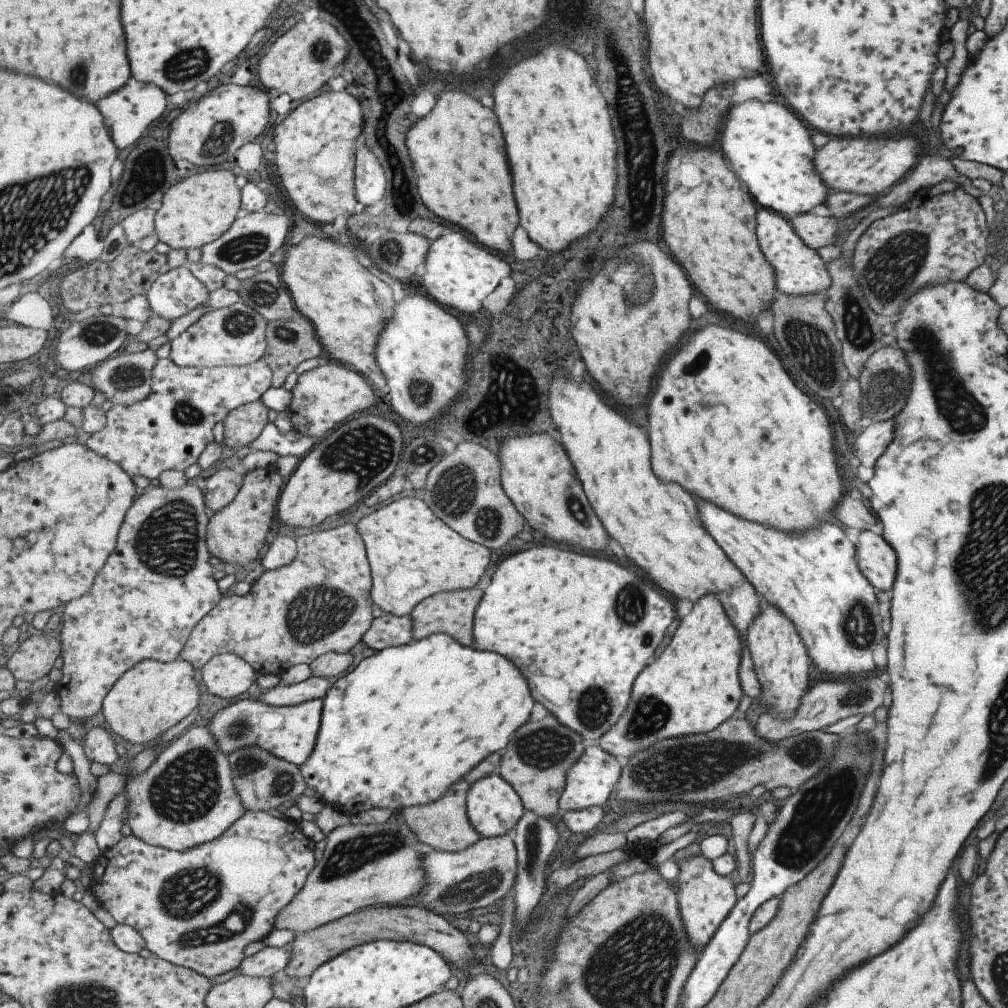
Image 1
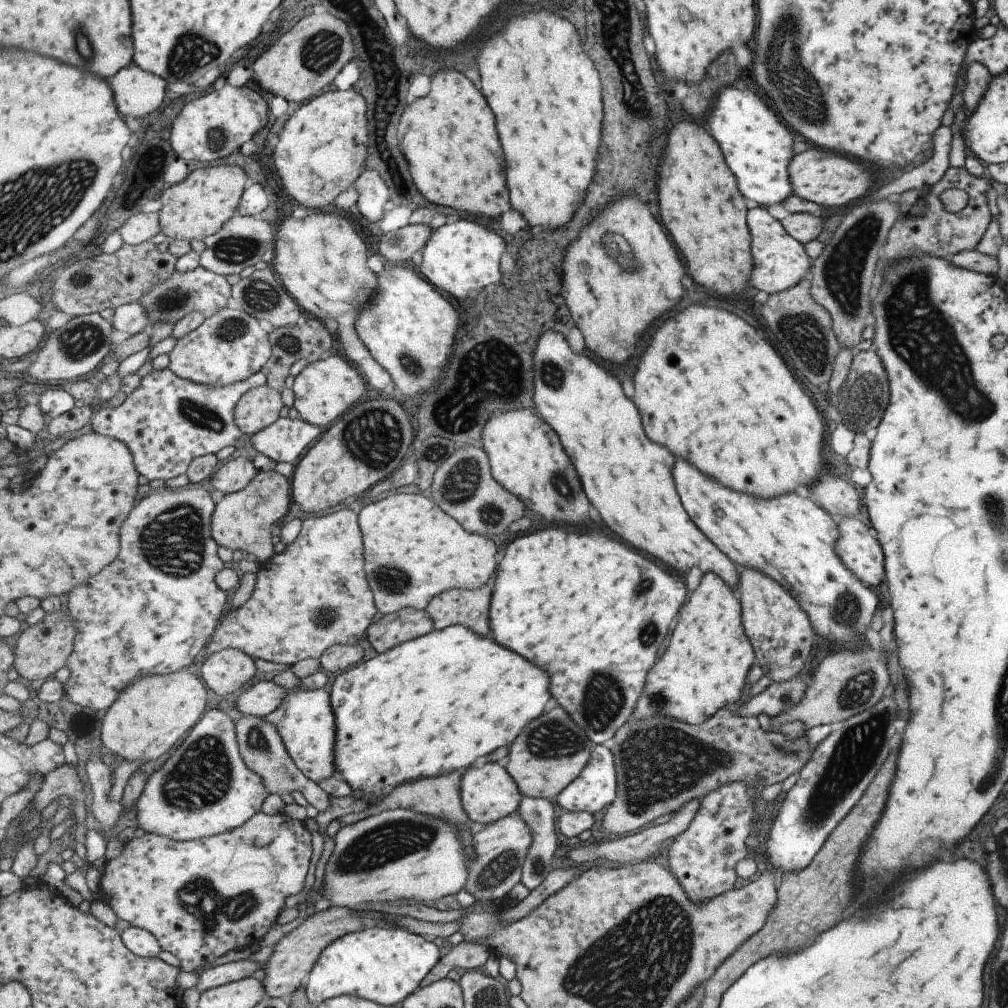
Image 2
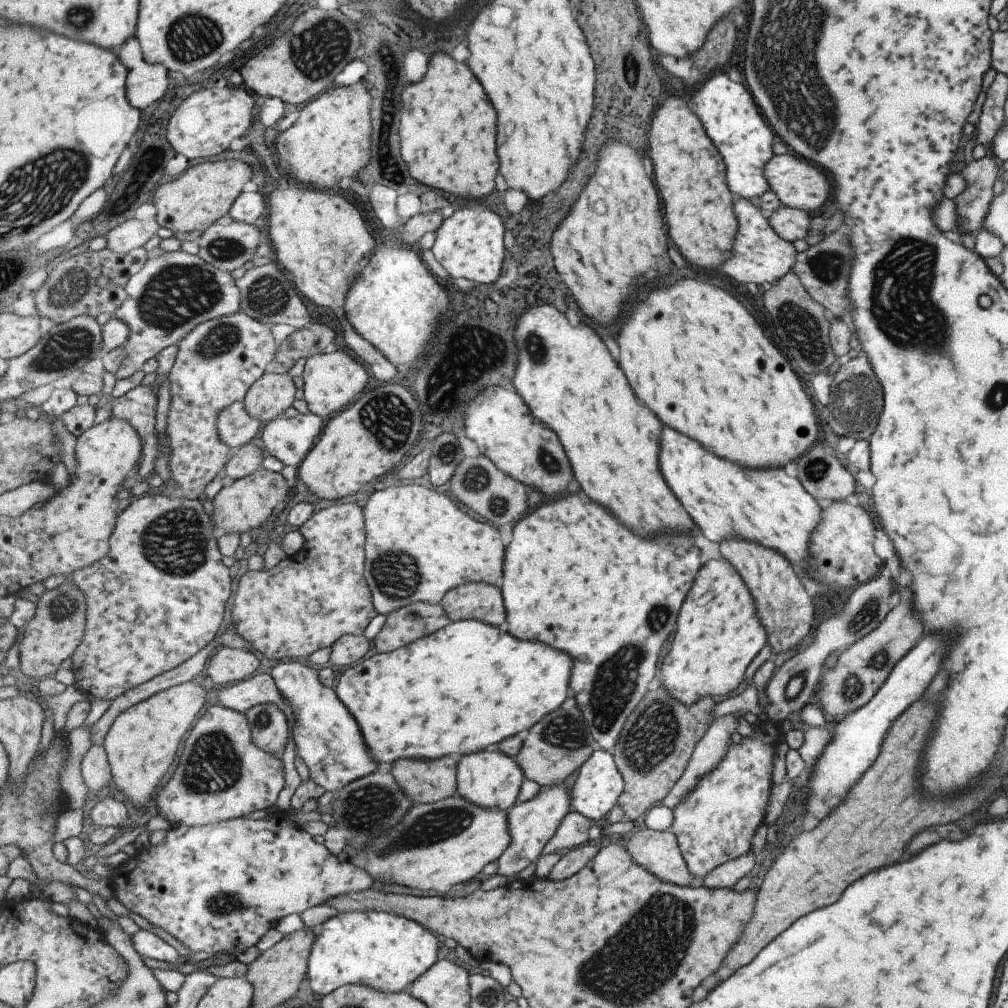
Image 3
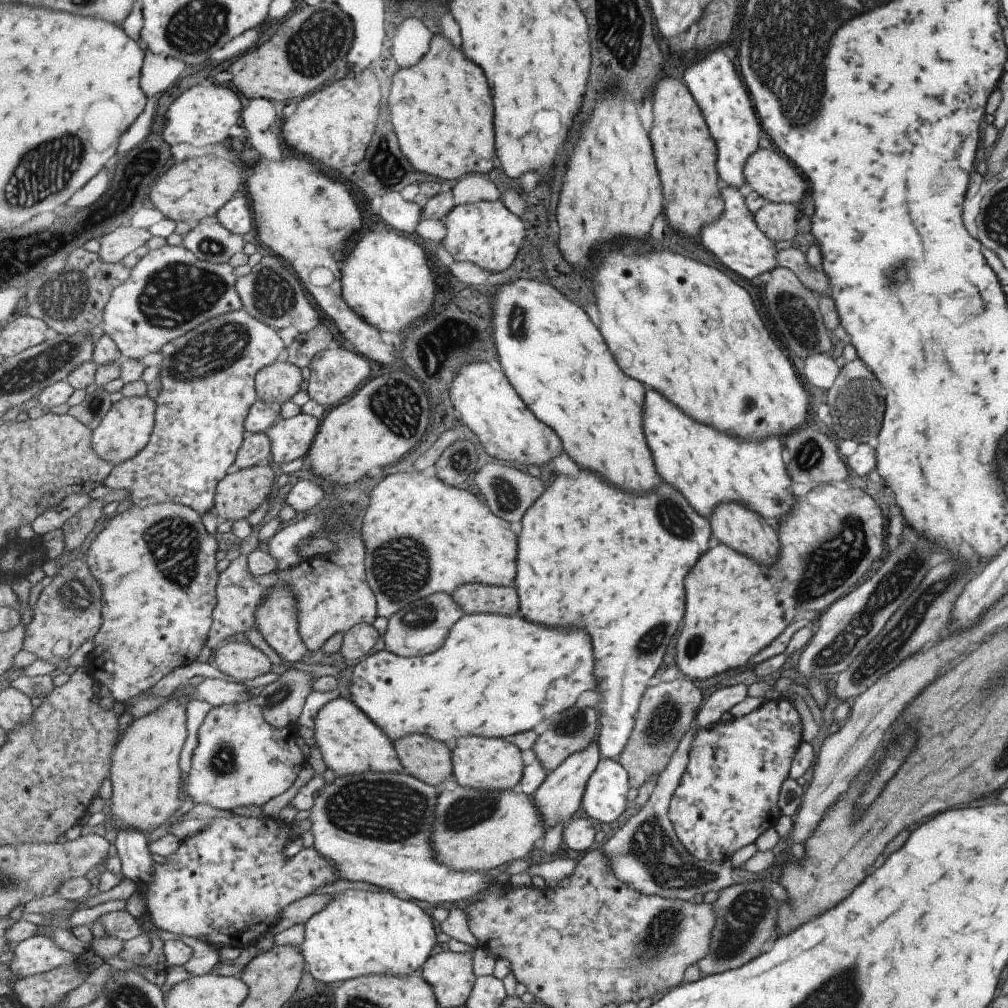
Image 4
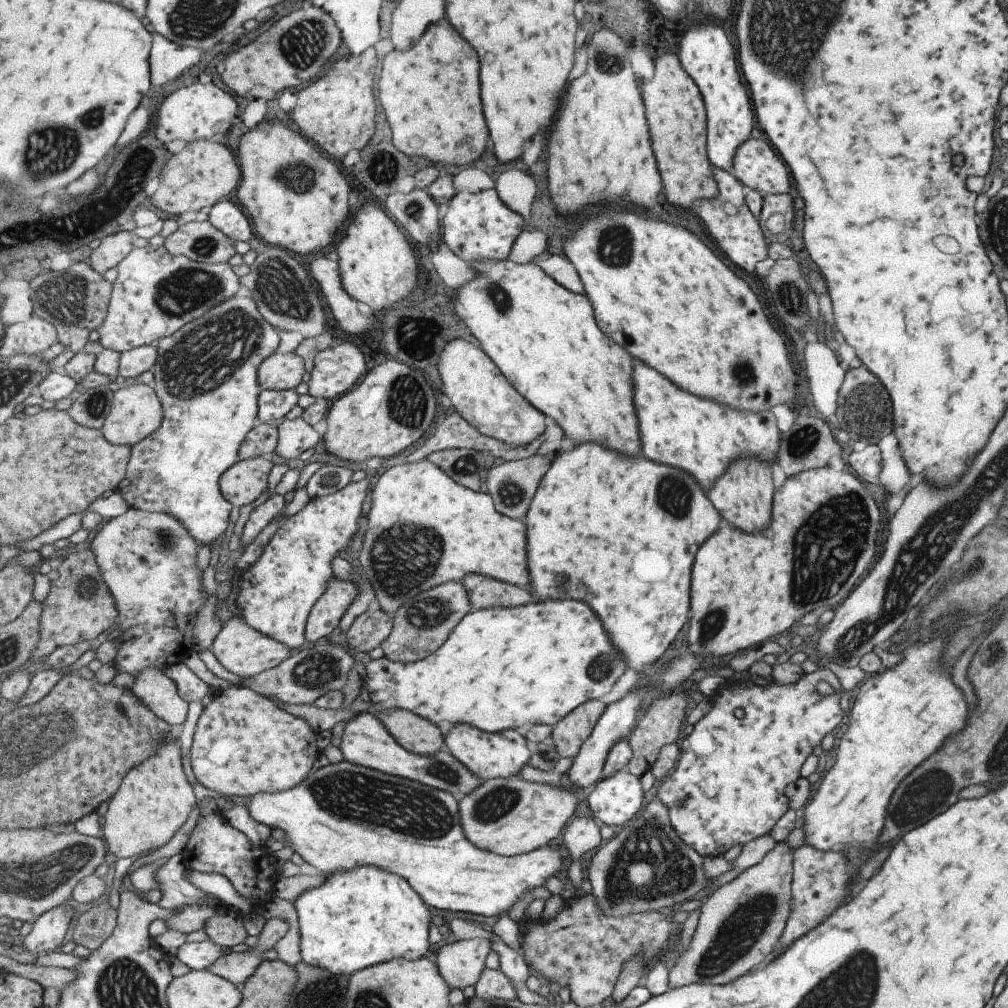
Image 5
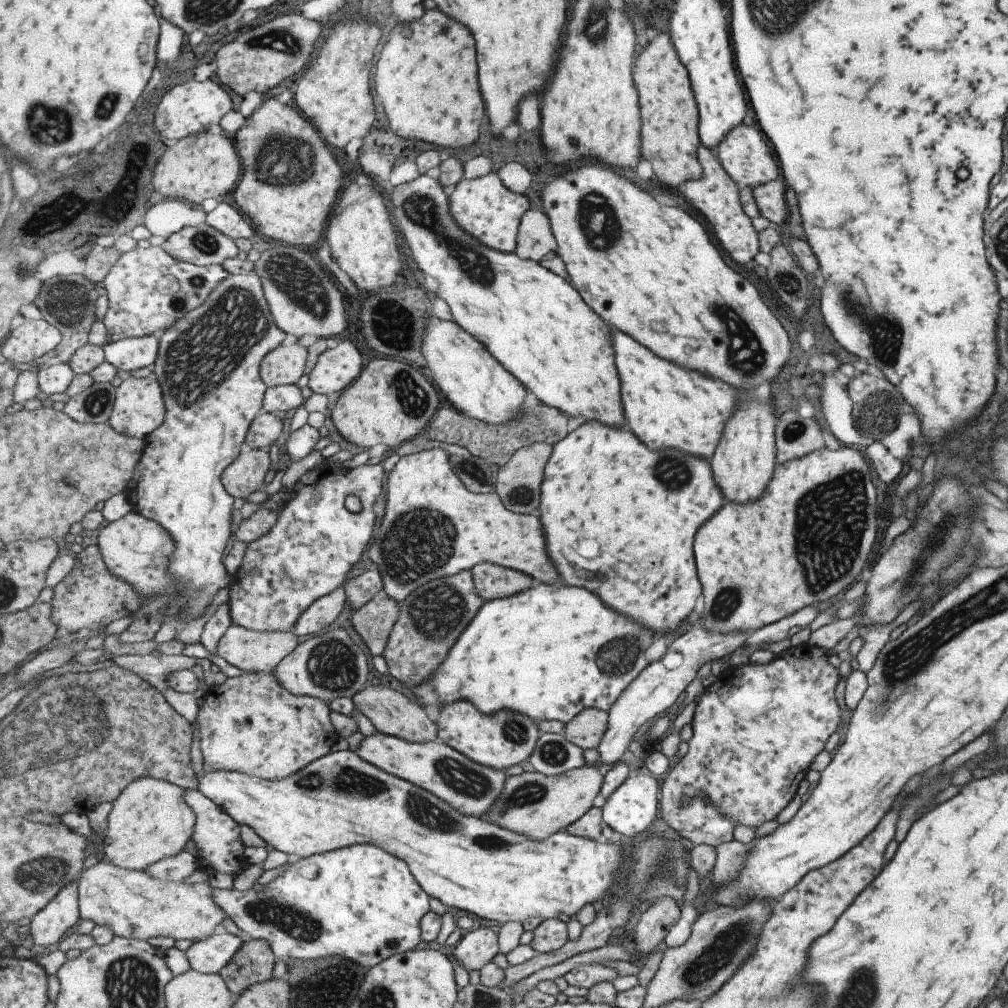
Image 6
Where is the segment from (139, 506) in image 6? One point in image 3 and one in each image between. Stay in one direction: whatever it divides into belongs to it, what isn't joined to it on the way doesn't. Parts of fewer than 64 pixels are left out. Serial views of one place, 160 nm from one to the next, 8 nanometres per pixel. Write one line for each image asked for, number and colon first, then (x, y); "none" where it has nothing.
3: (218, 362)
4: (208, 377)
5: (207, 418)

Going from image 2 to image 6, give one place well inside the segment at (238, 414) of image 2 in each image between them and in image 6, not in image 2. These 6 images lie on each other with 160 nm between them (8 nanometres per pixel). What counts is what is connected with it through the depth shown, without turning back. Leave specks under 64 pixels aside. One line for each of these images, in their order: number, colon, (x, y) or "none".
3: (273, 393)
4: (278, 383)
5: (279, 372)
6: (286, 365)

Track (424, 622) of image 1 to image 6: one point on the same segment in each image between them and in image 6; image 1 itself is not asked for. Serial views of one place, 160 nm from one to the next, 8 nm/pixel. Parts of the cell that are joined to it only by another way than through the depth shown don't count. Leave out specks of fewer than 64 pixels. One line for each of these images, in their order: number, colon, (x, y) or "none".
2: (472, 608)
3: (483, 602)
4: (473, 598)
5: (484, 592)
6: (493, 582)

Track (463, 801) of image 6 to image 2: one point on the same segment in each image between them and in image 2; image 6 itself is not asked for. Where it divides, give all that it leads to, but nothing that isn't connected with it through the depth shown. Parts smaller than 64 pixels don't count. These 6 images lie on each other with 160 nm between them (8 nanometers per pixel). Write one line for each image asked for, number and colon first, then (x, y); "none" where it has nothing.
2: (306, 720)
3: (327, 737)
4: (351, 742)
5: (366, 741)

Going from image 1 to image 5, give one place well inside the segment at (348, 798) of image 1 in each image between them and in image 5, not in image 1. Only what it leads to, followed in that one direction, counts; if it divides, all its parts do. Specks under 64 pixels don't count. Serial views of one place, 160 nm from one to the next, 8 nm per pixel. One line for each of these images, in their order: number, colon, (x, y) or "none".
2: (389, 708)
3: (468, 687)
4: (496, 676)
5: (503, 668)

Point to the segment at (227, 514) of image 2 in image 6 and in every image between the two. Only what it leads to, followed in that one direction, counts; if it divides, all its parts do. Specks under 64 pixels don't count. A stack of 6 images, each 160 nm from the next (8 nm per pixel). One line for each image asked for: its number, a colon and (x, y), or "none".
3: (243, 506)
4: (238, 495)
5: (244, 482)
6: (246, 475)

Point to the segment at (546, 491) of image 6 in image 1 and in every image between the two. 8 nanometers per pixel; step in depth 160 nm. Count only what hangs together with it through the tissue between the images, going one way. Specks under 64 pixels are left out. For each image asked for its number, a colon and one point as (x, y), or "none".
1: (583, 629)
2: (595, 612)
3: (614, 622)
4: (594, 557)
5: (621, 534)

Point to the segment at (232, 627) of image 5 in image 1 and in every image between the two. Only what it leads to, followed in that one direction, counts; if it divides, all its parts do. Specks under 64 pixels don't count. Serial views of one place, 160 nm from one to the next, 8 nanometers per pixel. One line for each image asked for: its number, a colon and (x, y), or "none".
1: (227, 675)
2: (226, 671)
3: (228, 665)
4: (243, 662)

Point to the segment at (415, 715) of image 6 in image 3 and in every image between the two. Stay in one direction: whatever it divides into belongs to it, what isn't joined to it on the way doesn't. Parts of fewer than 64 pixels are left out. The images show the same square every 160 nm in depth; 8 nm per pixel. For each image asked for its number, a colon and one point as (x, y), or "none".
3: (424, 782)
4: (430, 760)
5: (419, 735)

